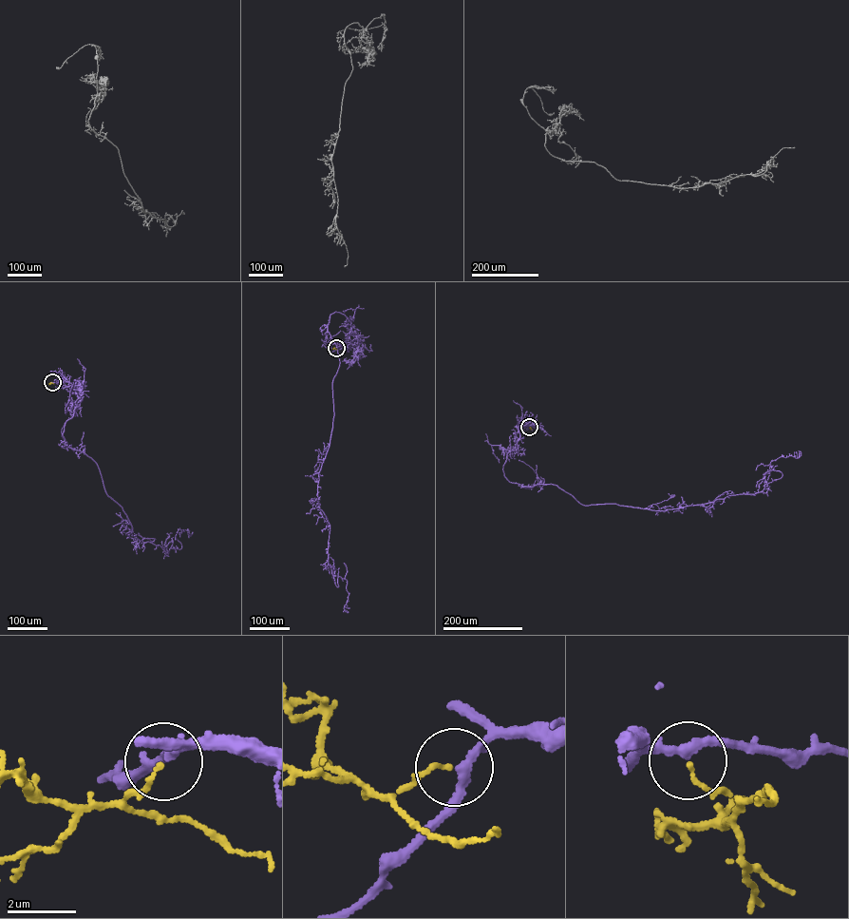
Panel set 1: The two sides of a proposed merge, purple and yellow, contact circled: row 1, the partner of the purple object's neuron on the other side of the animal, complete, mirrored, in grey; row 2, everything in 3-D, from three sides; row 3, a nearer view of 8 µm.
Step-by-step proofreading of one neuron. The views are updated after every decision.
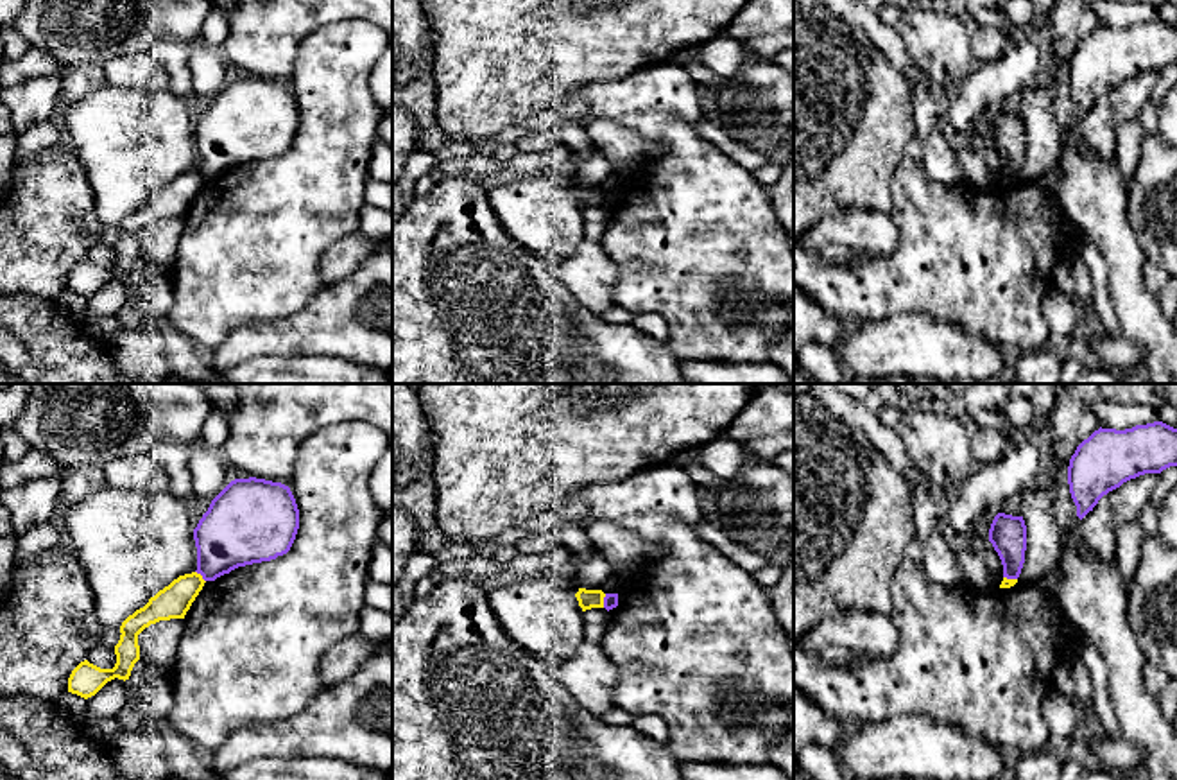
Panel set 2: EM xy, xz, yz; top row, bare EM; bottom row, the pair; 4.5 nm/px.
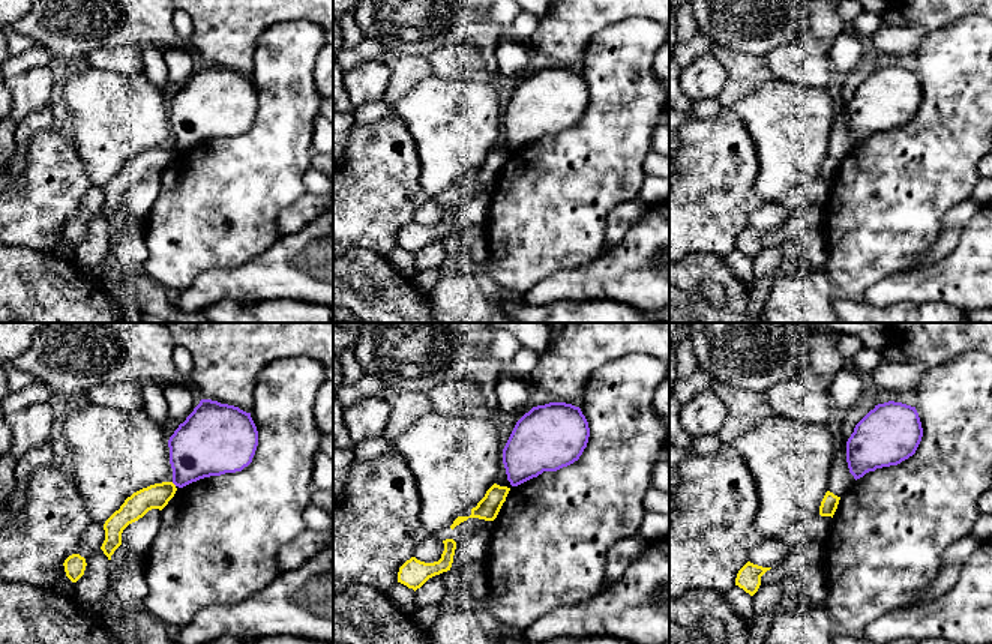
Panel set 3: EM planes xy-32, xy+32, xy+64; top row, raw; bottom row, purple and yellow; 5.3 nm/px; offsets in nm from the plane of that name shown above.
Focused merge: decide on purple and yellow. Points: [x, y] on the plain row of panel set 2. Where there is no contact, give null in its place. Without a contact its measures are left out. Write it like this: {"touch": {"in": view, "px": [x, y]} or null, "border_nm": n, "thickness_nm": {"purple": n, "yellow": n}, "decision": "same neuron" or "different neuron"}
{"touch": {"in": "xz", "px": [604, 199]}, "border_nm": 70, "thickness_nm": {"purple": 60, "yellow": 90}, "decision": "different neuron"}

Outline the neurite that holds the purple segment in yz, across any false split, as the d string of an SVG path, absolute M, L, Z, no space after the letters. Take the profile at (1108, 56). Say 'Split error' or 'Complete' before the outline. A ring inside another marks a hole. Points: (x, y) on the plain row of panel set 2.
Complete. M1154 20L1132 27L1098 27L1084 38L1070 57L1068 82L1077 104L1077 115L1082 118L1098 99L1123 81L1145 72L1161 72L1177 65L1177 27Z

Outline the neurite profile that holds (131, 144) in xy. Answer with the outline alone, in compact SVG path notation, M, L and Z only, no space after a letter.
M107 82L66 111L66 126L95 192L102 228L120 228L122 221L159 188L197 169L188 104L172 91L142 91Z

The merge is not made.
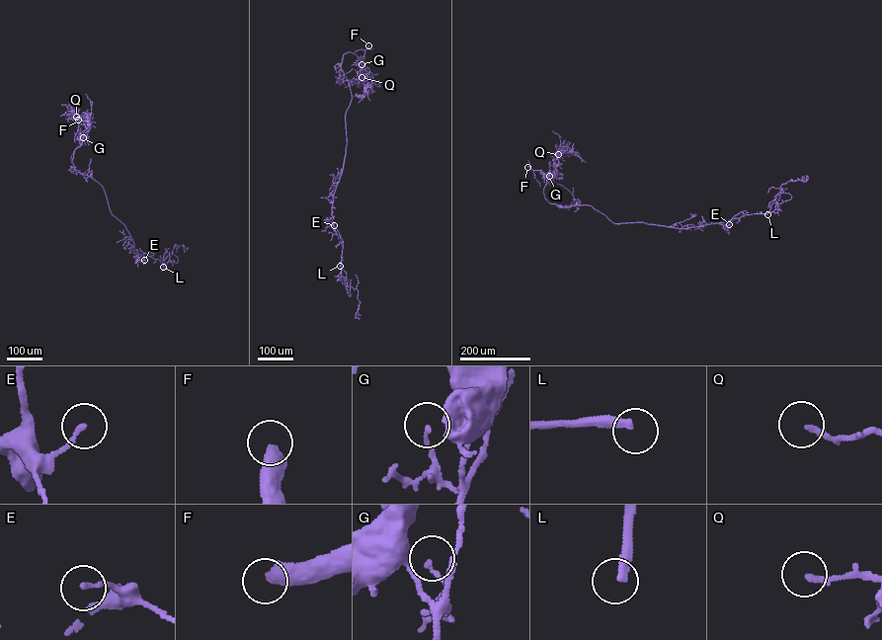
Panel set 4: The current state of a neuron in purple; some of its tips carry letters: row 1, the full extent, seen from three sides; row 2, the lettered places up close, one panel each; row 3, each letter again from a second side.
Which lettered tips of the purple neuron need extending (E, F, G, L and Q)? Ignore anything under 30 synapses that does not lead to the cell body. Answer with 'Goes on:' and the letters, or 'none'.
Goes on: F, L

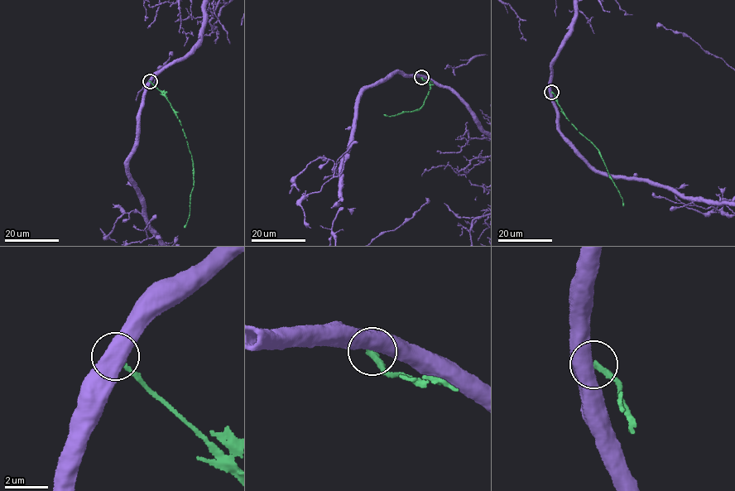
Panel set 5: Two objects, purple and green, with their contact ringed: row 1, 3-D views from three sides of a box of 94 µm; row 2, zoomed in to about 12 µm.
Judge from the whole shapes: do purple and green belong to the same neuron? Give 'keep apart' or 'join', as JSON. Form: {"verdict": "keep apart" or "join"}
{"verdict": "keep apart"}

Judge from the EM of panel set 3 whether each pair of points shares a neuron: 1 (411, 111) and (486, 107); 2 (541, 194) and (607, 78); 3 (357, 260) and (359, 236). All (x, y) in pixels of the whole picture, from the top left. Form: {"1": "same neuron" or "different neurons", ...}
{"1": "same neuron", "2": "same neuron", "3": "different neurons"}

